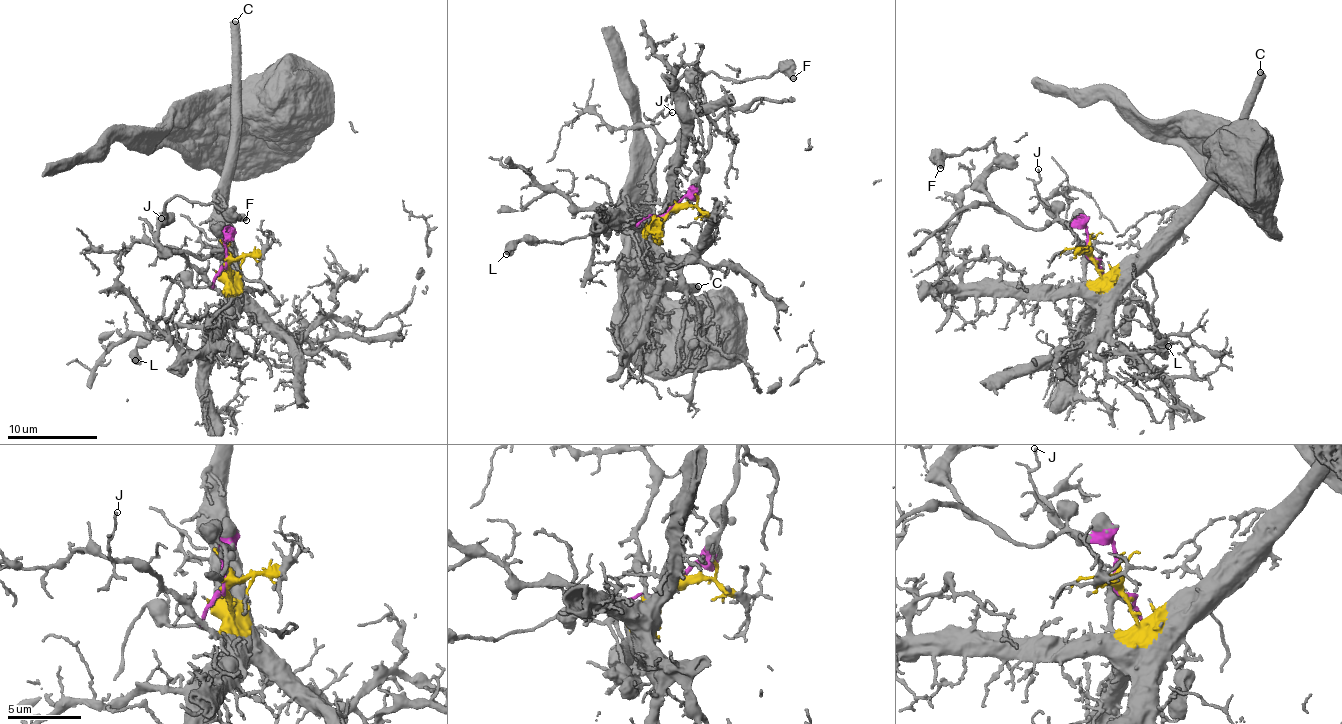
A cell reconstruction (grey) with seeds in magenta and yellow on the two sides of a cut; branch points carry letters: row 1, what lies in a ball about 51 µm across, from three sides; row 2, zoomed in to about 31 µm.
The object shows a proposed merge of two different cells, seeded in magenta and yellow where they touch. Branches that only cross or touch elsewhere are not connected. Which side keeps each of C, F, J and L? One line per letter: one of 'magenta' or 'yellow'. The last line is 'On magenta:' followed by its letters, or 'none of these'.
C: yellow
F: magenta
J: yellow
L: magenta
On magenta: F, L

